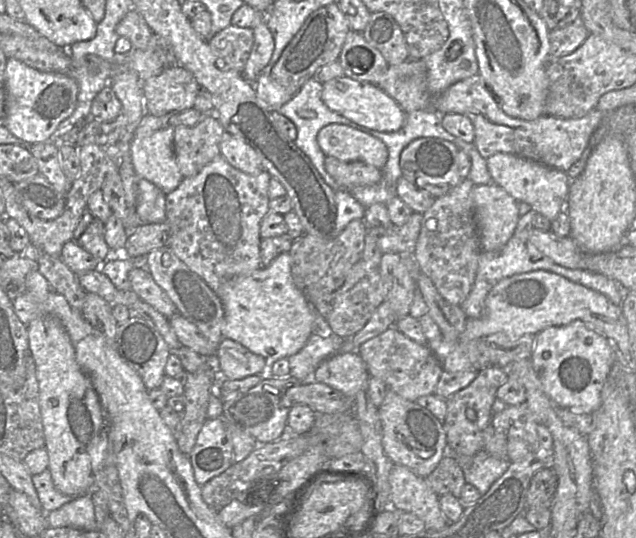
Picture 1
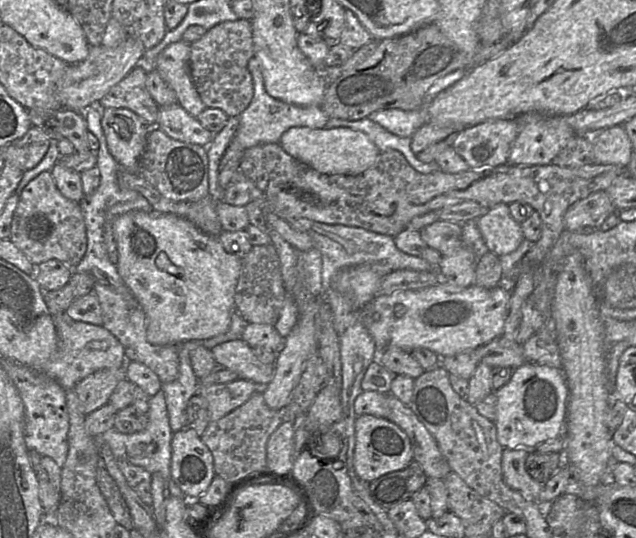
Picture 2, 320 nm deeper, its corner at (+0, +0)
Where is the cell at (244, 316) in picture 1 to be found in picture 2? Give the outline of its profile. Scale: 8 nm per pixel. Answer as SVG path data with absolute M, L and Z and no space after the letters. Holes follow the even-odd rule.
M131 210L115 218L113 236L118 251L117 271L146 315L149 343L180 345L209 339L228 330L235 310L234 292L241 272L241 258L227 253L217 237L203 233L178 215L141 210Z

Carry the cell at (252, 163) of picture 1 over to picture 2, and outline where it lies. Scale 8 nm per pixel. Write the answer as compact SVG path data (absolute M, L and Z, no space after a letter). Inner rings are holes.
M179 104L160 107L156 124L169 137L195 145L208 146L214 134Z

